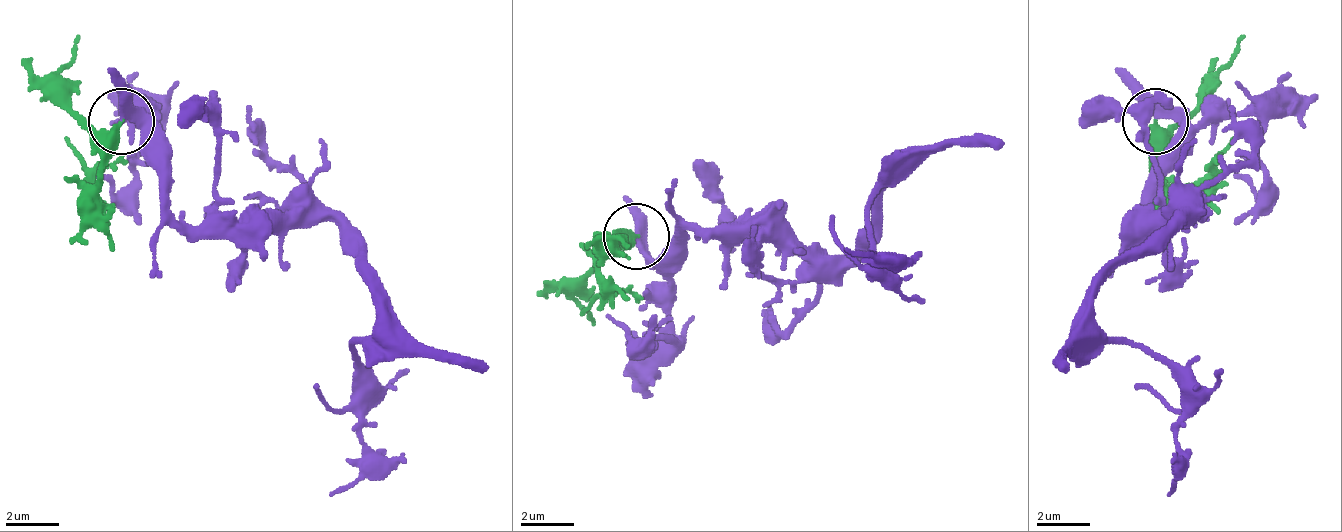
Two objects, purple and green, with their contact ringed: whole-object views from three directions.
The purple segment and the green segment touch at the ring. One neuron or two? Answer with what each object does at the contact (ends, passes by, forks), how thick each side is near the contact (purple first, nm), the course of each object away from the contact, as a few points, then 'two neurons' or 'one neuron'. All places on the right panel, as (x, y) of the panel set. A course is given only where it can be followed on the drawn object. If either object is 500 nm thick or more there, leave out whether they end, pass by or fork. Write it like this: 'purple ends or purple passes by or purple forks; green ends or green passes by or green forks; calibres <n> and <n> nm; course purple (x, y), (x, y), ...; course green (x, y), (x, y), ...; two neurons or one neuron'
purple passes by; green ends; calibres 320 and 400 nm; course purple (1154, 120), (1180, 159), (1147, 212), (1173, 219), (1094, 299), (1094, 325), (1180, 385), (1167, 498); course green (1154, 120), (1154, 166), (1167, 186), (1200, 186), (1213, 159), (1233, 140); one neuron

